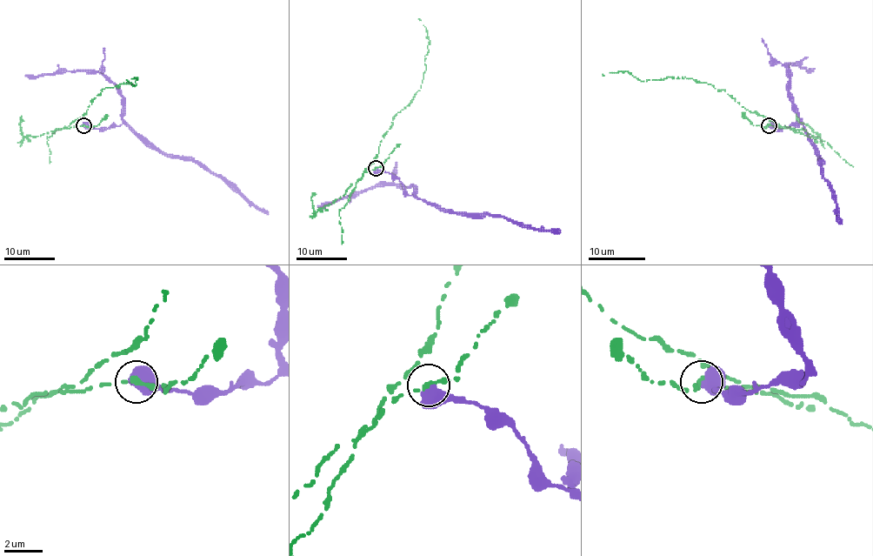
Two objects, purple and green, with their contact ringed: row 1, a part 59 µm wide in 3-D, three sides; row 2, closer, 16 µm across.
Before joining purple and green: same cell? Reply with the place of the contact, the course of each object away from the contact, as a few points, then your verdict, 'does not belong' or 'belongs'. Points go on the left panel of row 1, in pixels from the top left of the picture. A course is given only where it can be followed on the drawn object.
at (83, 125); purple runs (84, 126), (103, 129), (123, 123), (129, 124), (162, 151), (190, 157), (224, 177), (268, 214); green runs (84, 126), (71, 123), (86, 114), (88, 107), (103, 89), (123, 83), (135, 86), (137, 77), (126, 80); does not belong

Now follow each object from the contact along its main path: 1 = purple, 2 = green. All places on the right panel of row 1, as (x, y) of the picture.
1: (769, 125), (777, 128), (803, 123), (817, 154), (820, 172), (836, 204), (837, 221), (840, 224)
2: (769, 125), (773, 123), (766, 117), (709, 84), (685, 77), (641, 81), (627, 71), (603, 74)

